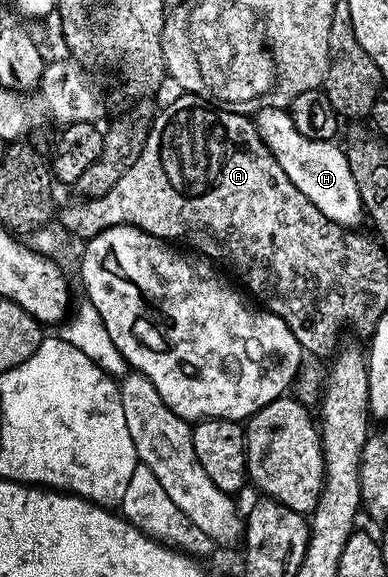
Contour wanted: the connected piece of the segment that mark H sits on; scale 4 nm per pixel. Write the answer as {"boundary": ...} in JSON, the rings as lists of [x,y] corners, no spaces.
{"boundary":[[[265,105],[254,114],[254,125],[260,138],[268,145],[268,151],[278,160],[282,172],[318,208],[318,212],[328,215],[331,222],[345,228],[356,228],[362,222],[362,207],[358,184],[354,184],[354,176],[350,172],[347,153],[335,145],[335,141],[310,139],[302,135],[295,127],[293,115],[287,109]]]}

